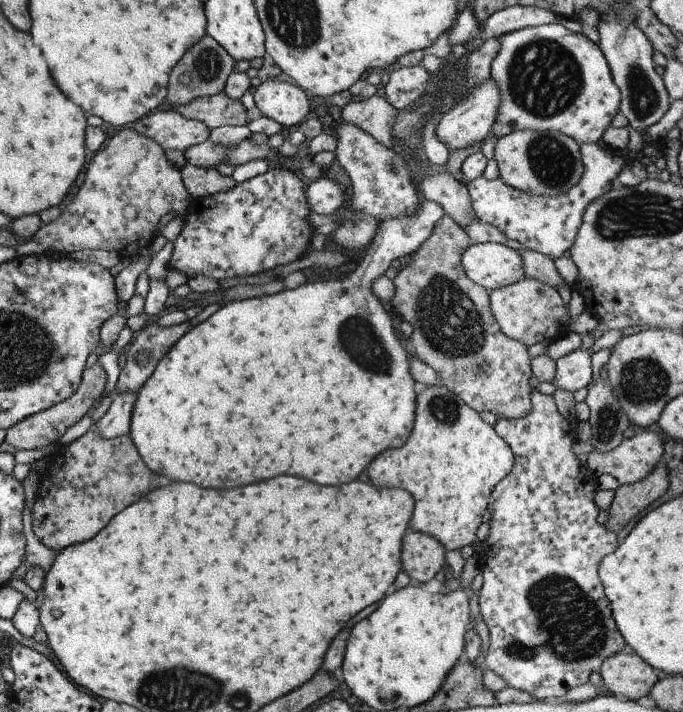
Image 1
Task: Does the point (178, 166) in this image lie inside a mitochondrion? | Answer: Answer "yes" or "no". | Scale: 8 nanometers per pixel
no

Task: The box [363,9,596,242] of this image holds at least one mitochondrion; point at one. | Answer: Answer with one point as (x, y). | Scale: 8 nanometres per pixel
(544, 78)

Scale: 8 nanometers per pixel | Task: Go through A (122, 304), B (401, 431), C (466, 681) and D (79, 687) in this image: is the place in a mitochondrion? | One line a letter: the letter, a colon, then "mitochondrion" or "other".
A: other
B: other
C: mitochondrion
D: other

